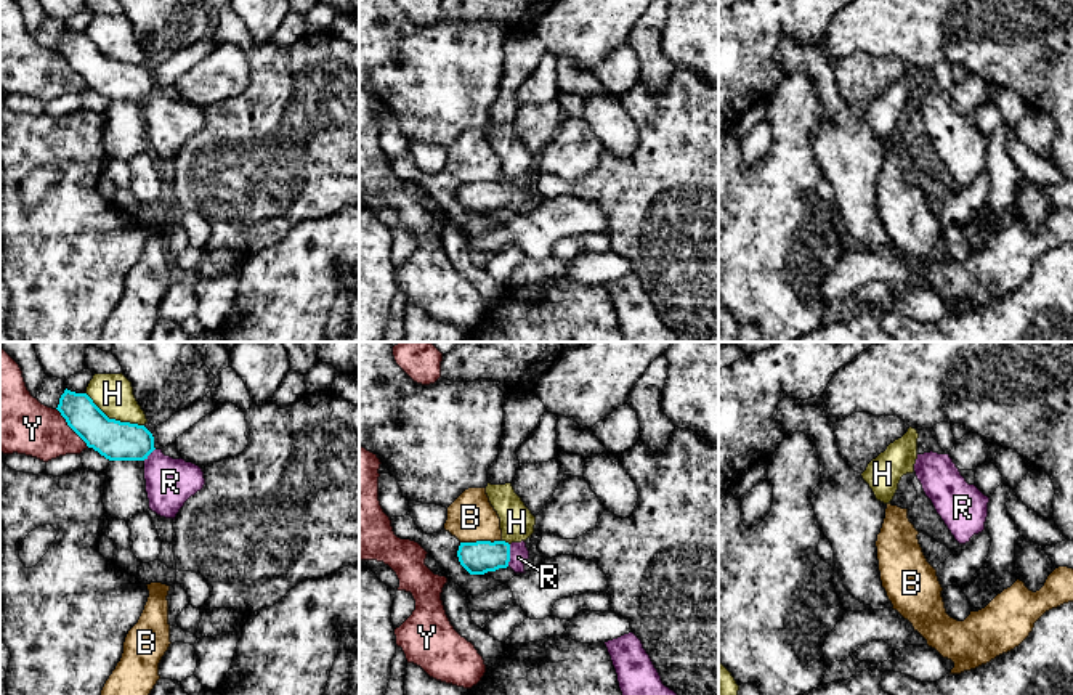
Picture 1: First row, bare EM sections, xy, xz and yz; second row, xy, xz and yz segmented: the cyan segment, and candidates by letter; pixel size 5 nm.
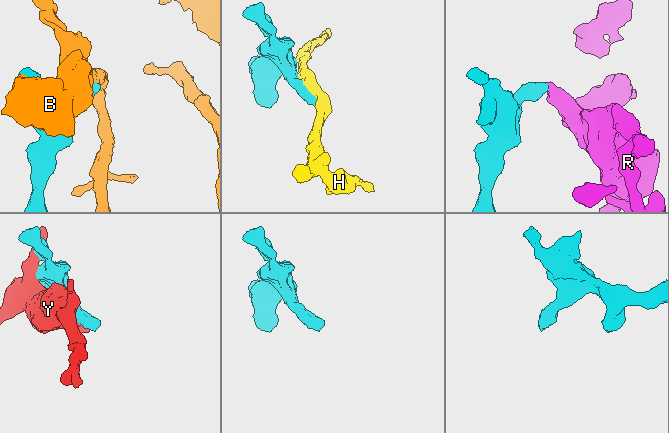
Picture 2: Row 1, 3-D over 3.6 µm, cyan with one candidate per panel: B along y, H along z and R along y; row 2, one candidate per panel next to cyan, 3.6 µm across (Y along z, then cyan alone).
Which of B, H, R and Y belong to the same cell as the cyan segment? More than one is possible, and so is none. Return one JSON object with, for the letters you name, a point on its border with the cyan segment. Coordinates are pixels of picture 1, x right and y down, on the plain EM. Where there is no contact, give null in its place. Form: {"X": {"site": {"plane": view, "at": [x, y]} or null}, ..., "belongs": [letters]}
{"R": {"site": {"plane": "xz", "at": [509, 196]}}, "belongs": ["R"]}

